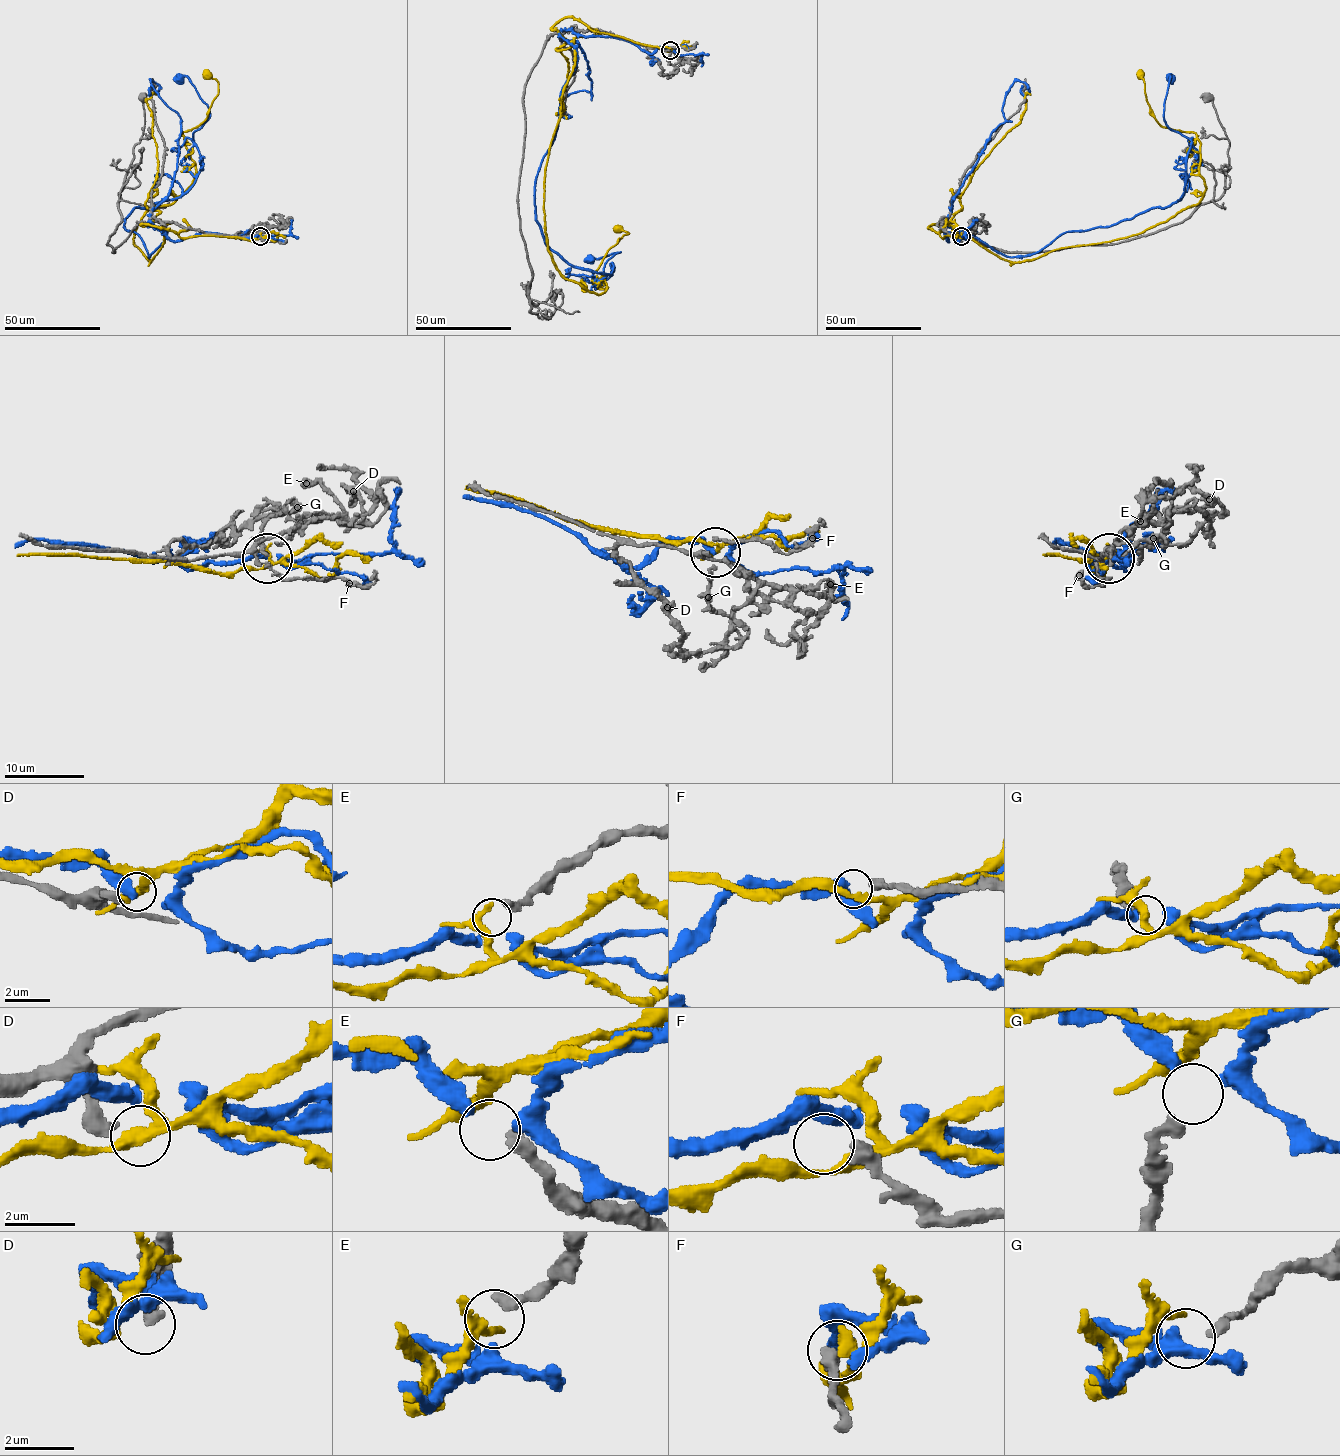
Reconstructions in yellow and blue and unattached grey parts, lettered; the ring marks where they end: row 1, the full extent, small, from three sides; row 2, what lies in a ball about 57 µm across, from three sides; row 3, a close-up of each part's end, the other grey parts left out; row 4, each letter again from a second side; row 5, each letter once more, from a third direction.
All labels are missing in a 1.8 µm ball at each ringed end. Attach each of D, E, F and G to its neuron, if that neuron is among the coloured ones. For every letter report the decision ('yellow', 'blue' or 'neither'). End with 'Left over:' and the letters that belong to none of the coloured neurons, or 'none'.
D: neither
E: yellow
F: neither
G: blue
Left over: D, F

